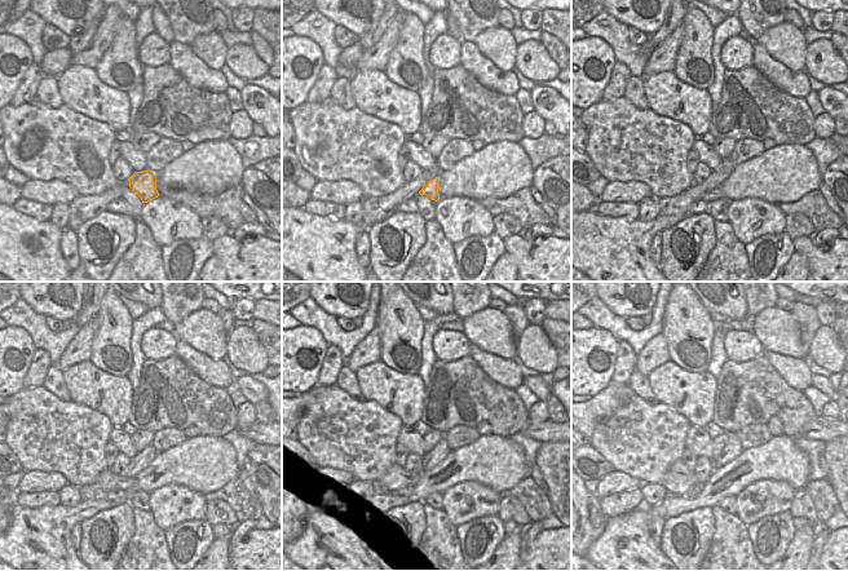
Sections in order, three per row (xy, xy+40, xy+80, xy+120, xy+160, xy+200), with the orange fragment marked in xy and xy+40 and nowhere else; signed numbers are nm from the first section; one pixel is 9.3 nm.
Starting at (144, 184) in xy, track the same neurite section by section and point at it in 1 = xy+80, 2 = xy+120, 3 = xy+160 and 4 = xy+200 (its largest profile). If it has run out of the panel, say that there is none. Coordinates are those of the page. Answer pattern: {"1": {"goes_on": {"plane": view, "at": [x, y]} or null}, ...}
{"1": {"goes_on": {"plane": "xy+80", "at": [715, 194]}}, "2": {"goes_on": {"plane": "xy+120", "at": [107, 479]}}, "3": {"goes_on": {"plane": "xy+160", "at": [396, 478]}}, "4": {"goes_on": {"plane": "xy+200", "at": [679, 478]}}}

